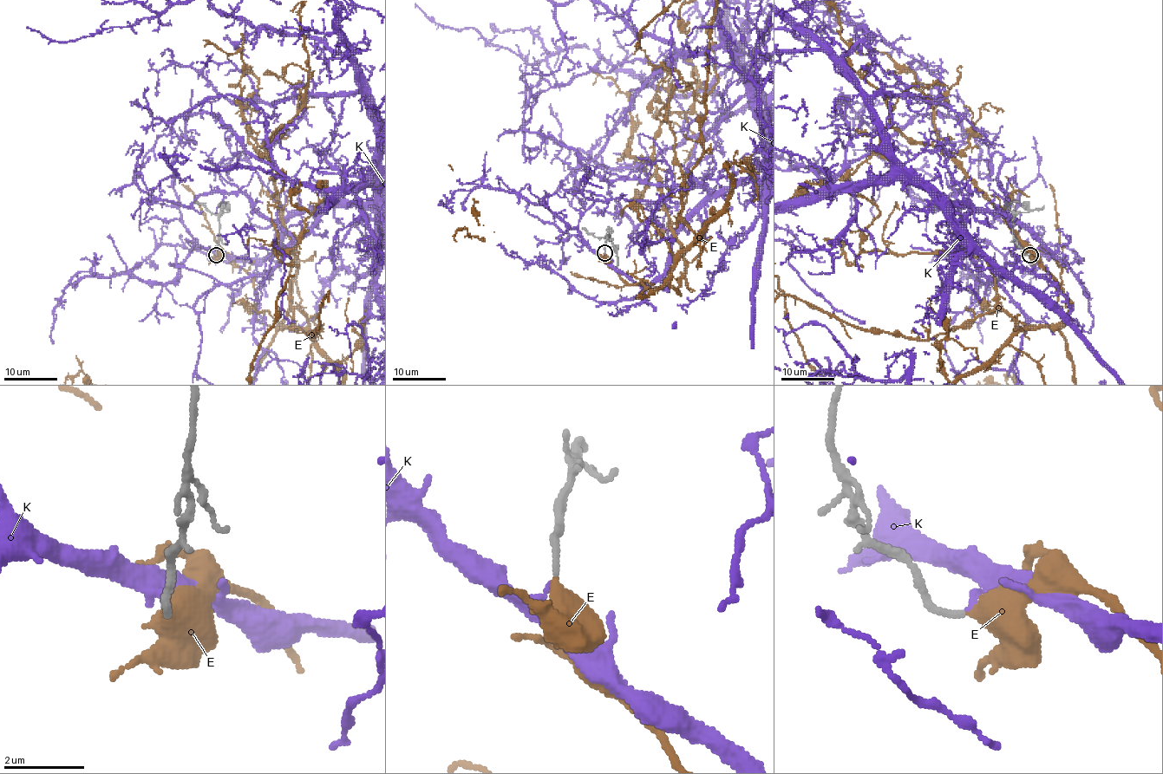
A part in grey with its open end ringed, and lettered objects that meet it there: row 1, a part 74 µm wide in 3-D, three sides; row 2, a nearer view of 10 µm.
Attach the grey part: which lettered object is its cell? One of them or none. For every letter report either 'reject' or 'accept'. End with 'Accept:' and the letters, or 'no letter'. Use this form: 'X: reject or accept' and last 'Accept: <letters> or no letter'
E: accept
K: reject
Accept: E

